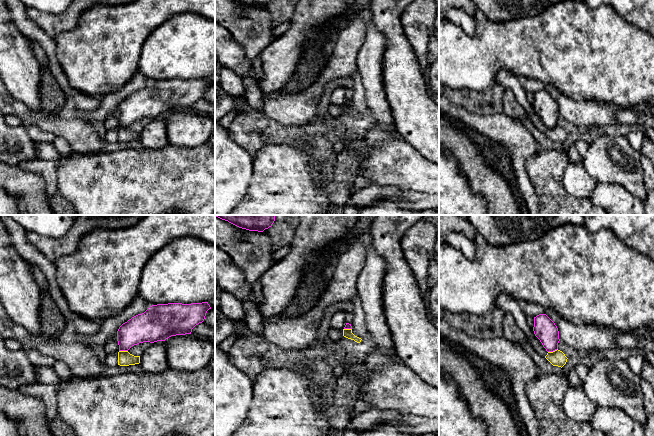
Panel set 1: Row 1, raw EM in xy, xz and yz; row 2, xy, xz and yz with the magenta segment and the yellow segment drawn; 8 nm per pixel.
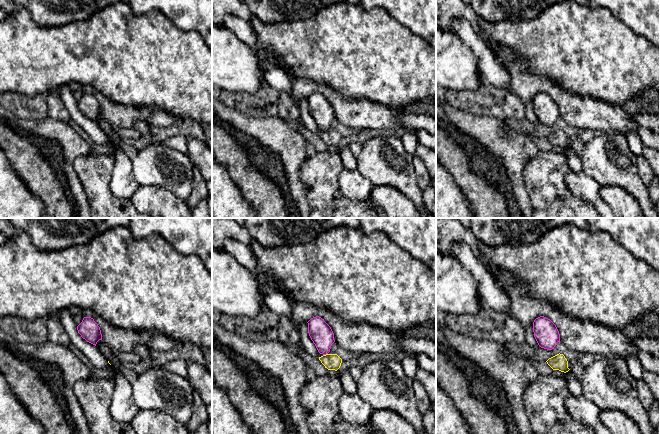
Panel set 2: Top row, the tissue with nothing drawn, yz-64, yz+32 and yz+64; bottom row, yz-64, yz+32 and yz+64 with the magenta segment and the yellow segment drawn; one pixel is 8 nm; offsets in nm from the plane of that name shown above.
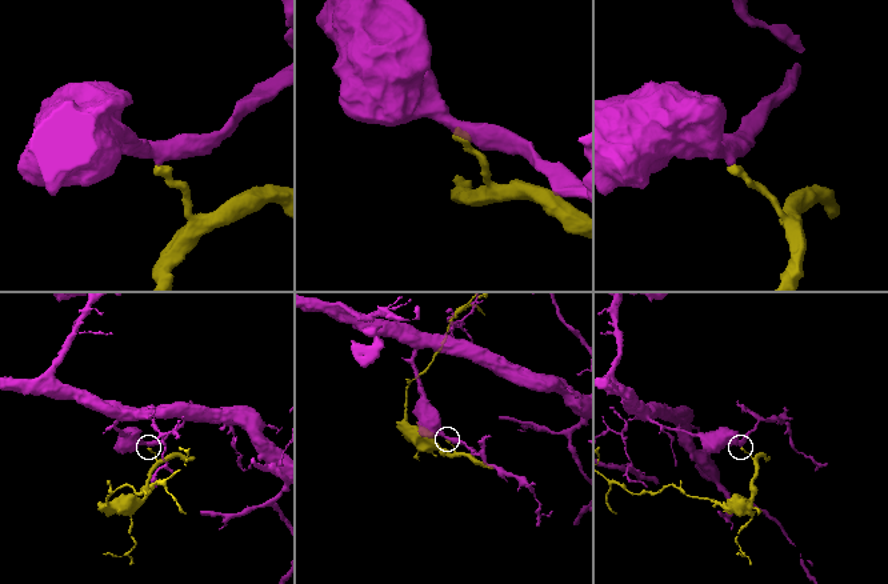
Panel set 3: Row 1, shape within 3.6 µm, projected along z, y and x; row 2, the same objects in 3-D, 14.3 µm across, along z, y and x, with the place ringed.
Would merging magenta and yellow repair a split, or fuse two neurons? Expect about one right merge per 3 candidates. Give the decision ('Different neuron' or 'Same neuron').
Different neuron

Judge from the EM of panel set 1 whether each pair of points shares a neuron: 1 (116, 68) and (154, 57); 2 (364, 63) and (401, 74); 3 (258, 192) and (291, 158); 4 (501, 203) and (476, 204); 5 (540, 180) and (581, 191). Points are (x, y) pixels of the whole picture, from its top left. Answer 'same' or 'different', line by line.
1: different
2: different
3: same
4: different
5: different

